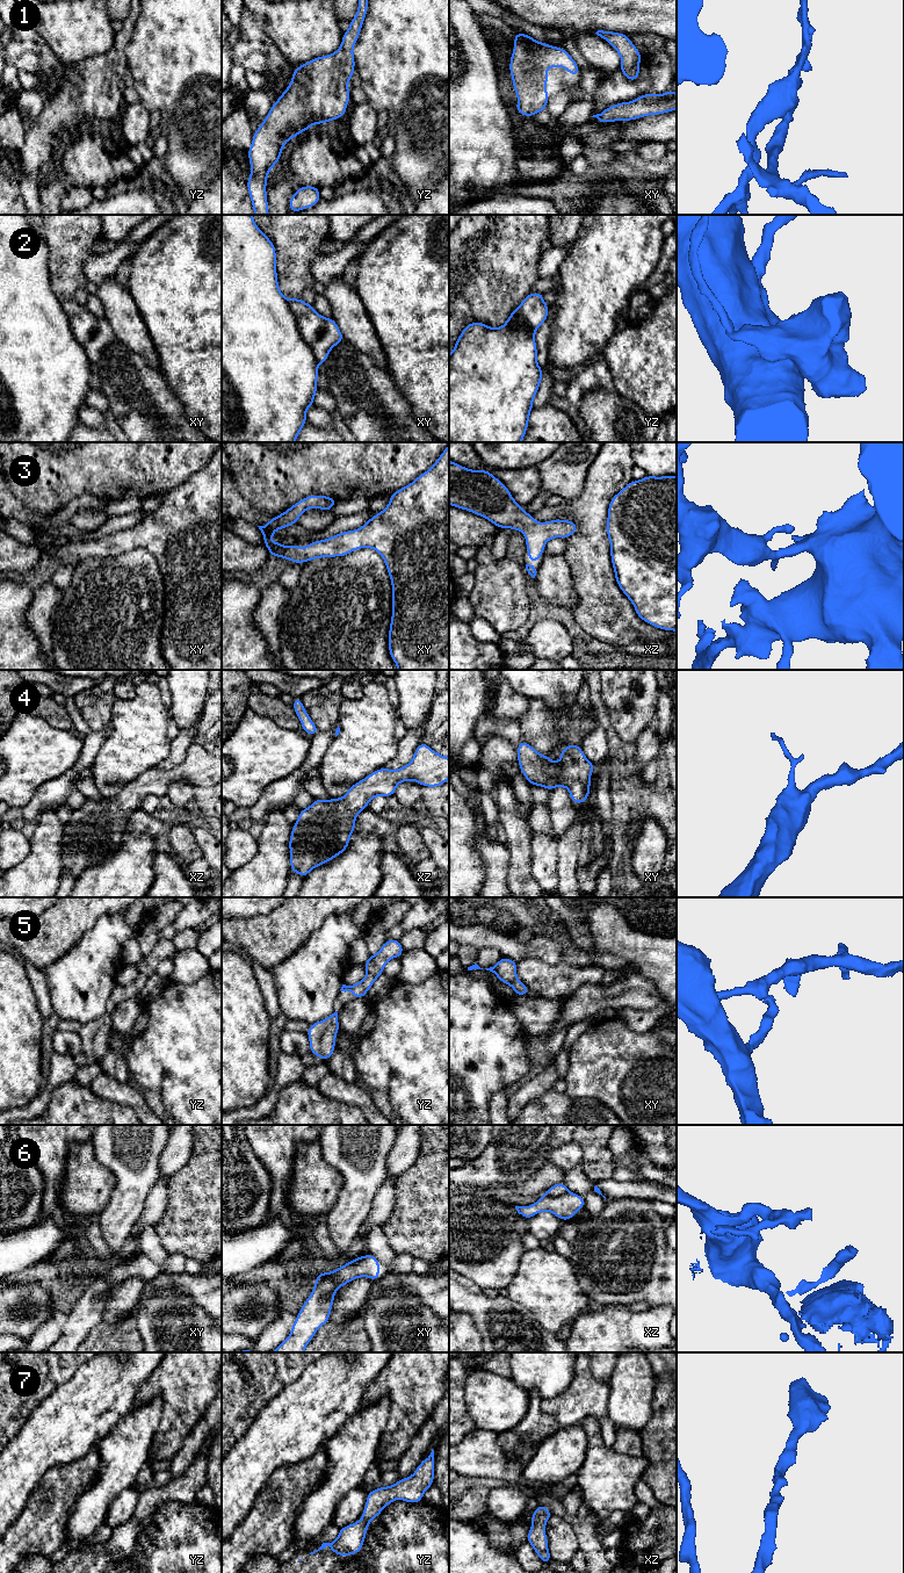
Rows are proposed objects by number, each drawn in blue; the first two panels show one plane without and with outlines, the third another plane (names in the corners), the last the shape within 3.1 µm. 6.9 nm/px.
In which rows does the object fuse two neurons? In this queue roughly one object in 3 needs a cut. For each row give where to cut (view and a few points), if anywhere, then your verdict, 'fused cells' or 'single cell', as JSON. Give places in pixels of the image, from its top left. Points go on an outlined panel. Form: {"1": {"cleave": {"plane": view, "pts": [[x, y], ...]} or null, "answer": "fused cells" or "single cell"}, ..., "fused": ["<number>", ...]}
{"1": {"cleave": null, "answer": "single cell"}, "2": {"cleave": {"plane": "xy", "pts": [[286, 298], [301, 338], [310, 348], [317, 362]]}, "answer": "fused cells"}, "3": {"cleave": null, "answer": "single cell"}, "4": {"cleave": null, "answer": "single cell"}, "5": {"cleave": null, "answer": "single cell"}, "6": {"cleave": {"plane": "xy", "pts": [[316, 1282], [324, 1277], [331, 1277], [338, 1288]]}, "answer": "fused cells"}, "7": {"cleave": null, "answer": "single cell"}, "fused": ["2", "6"]}

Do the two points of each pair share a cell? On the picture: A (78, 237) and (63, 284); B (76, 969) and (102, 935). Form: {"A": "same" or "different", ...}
{"A": "same", "B": "same"}

